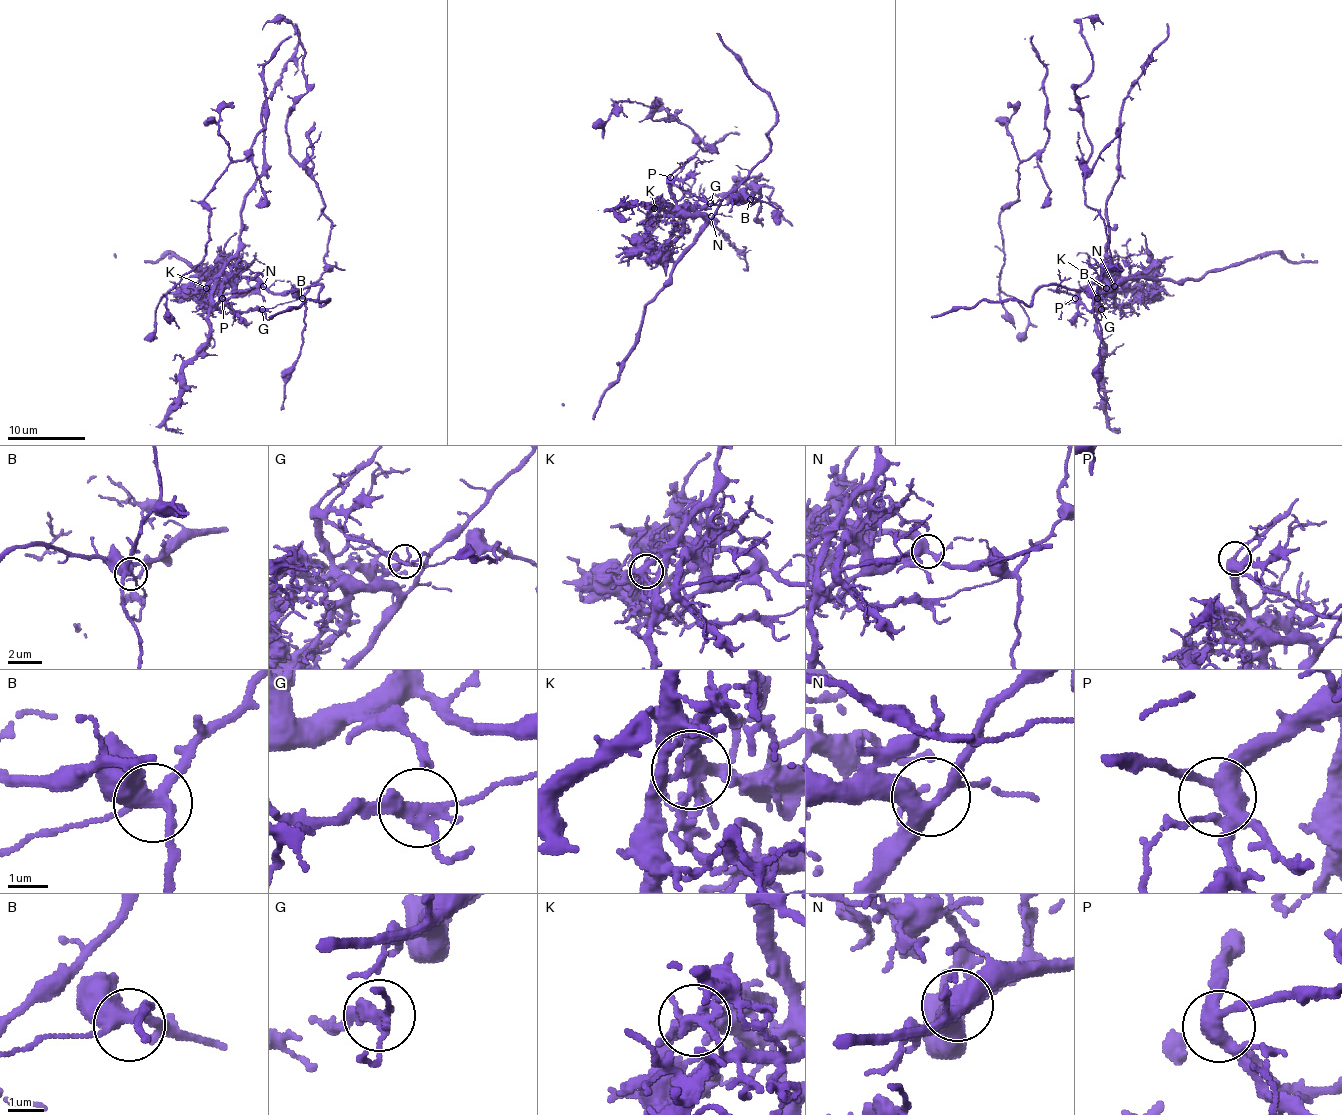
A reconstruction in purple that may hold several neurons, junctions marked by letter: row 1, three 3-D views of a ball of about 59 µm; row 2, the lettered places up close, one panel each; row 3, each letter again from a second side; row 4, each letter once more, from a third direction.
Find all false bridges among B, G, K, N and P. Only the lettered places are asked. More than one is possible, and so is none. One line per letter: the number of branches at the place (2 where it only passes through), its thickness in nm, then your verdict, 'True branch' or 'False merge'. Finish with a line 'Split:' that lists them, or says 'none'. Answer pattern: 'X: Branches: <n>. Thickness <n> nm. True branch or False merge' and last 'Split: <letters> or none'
B: Branches: 4. Thickness 400 nm. True branch
G: Branches: 3. Thickness 240 nm. False merge
K: Branches: 5. Thickness 320 nm. False merge
N: Branches: 4. Thickness 360 nm. True branch
P: Branches: 5. Thickness 380 nm. True branch
Split: G, K

